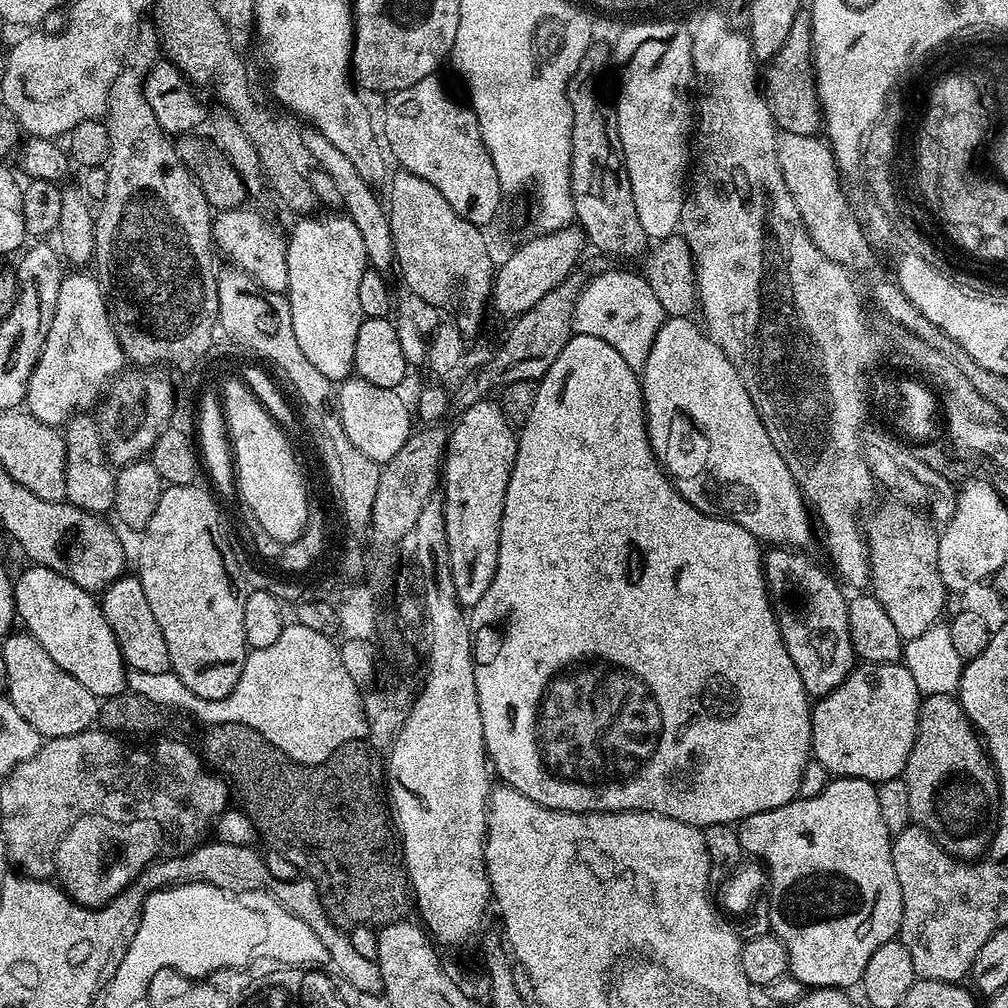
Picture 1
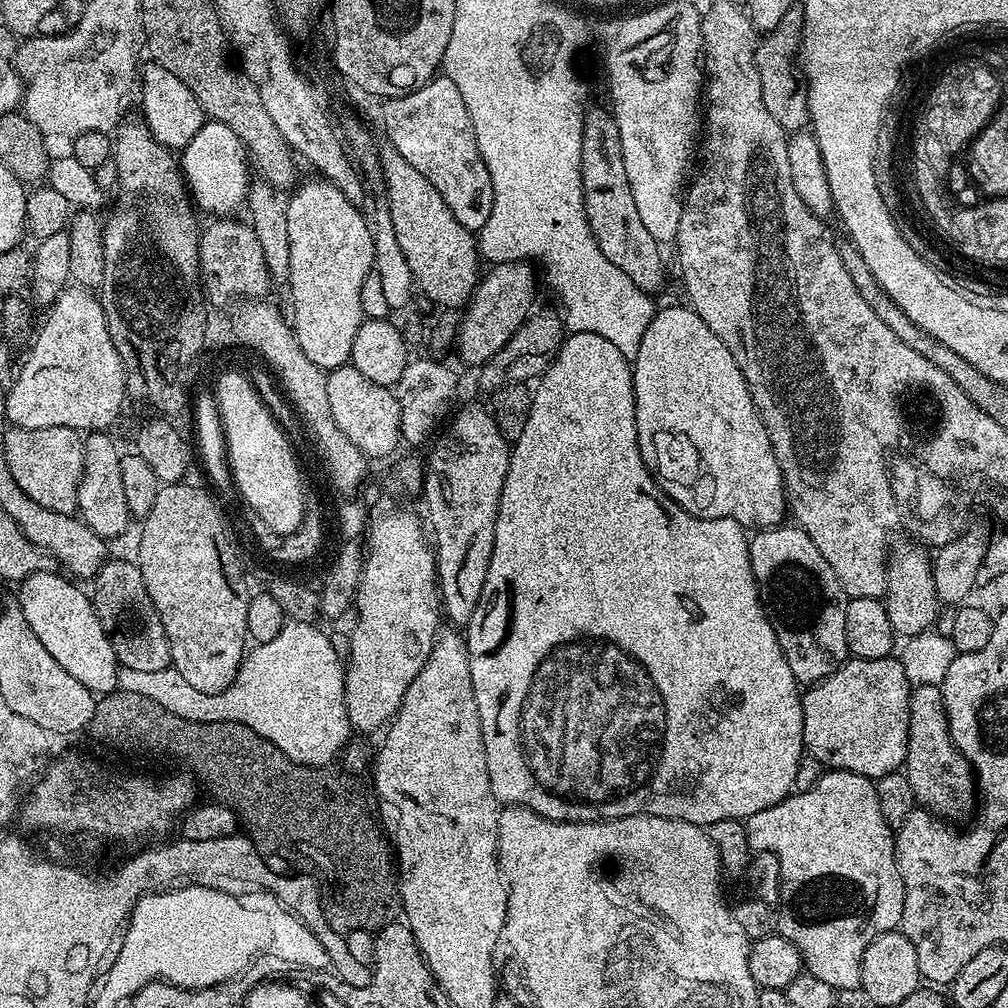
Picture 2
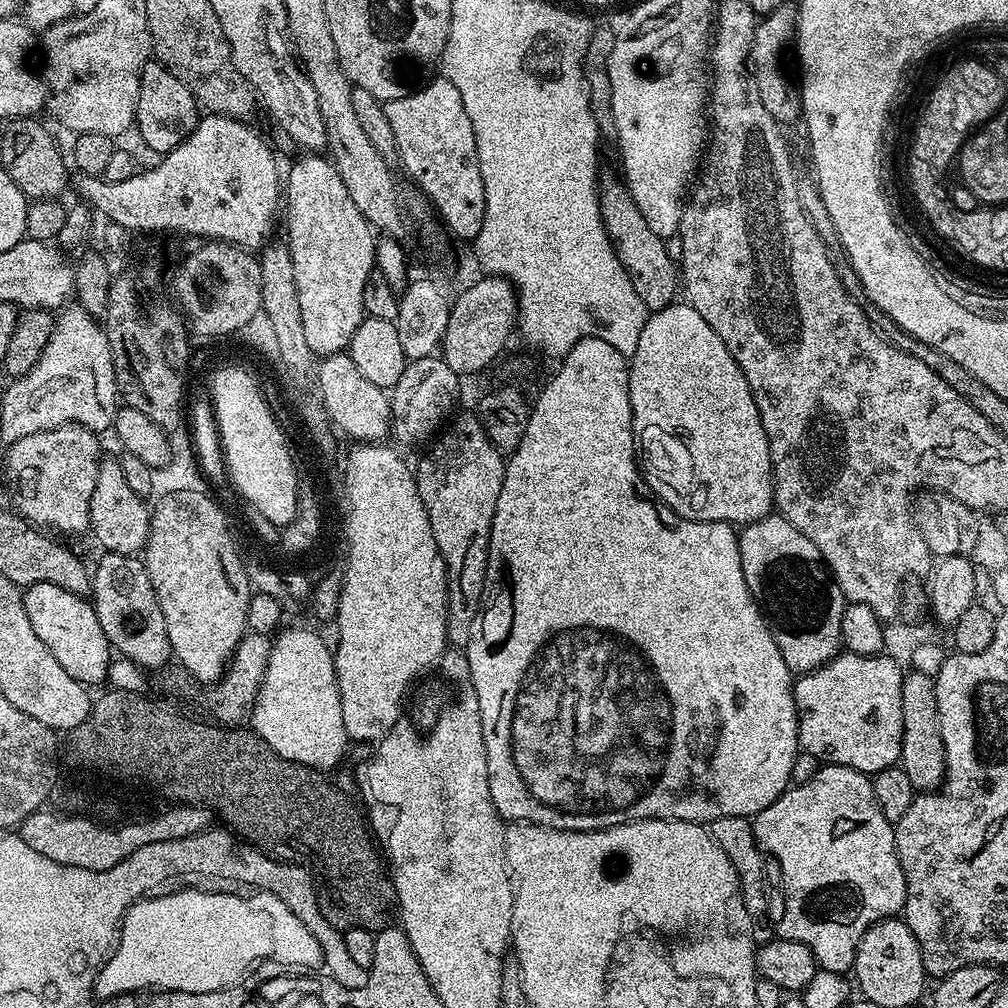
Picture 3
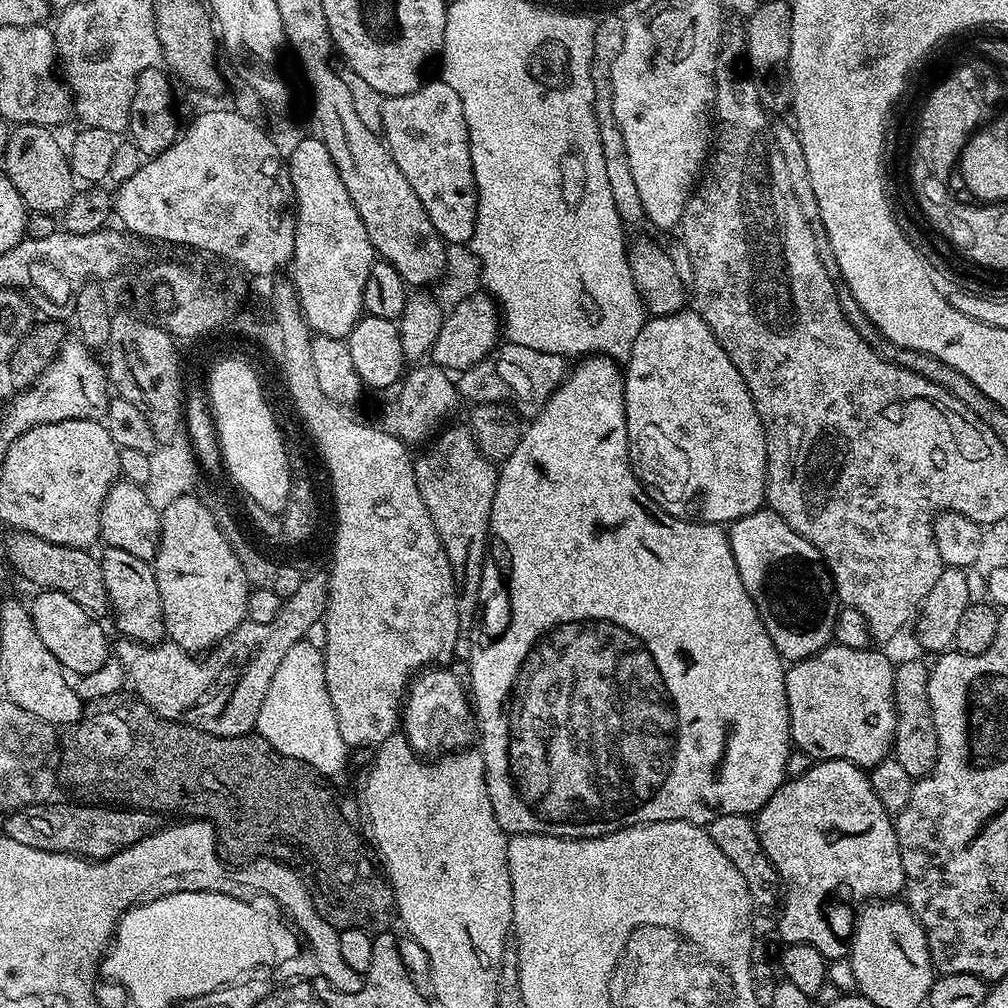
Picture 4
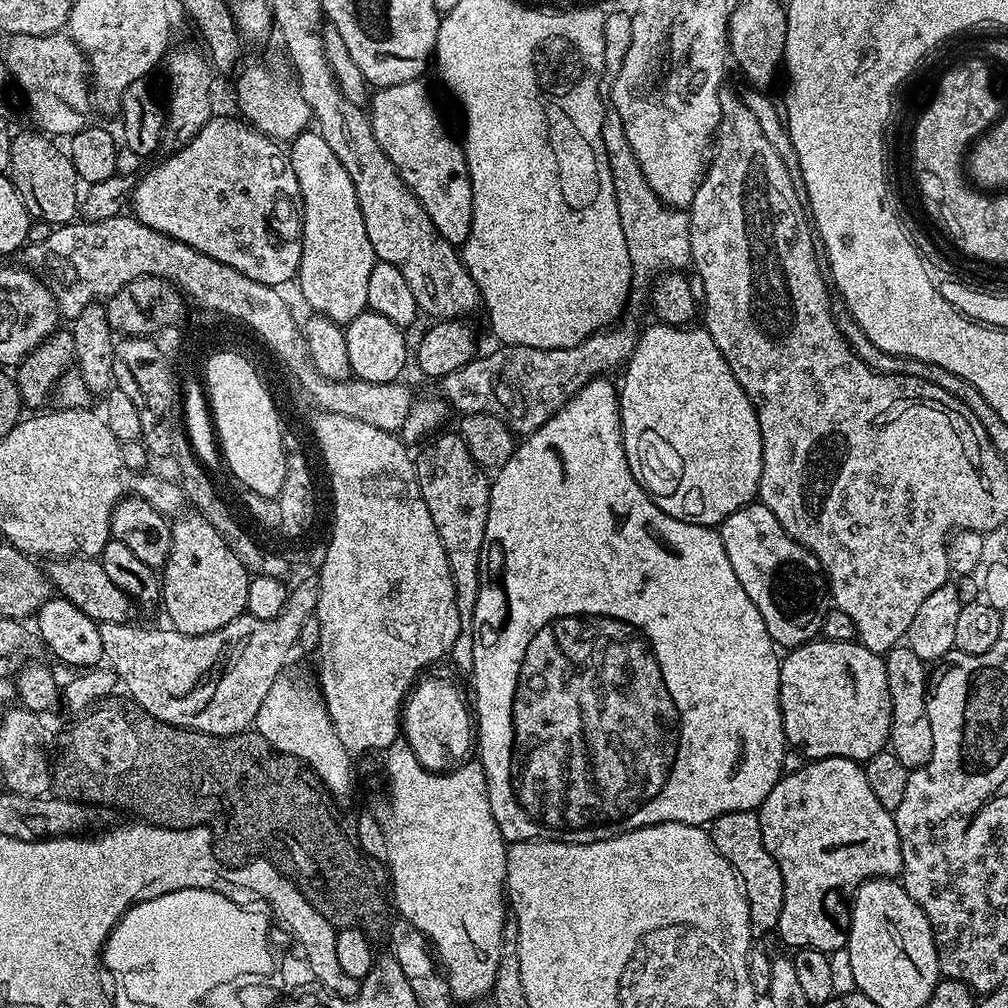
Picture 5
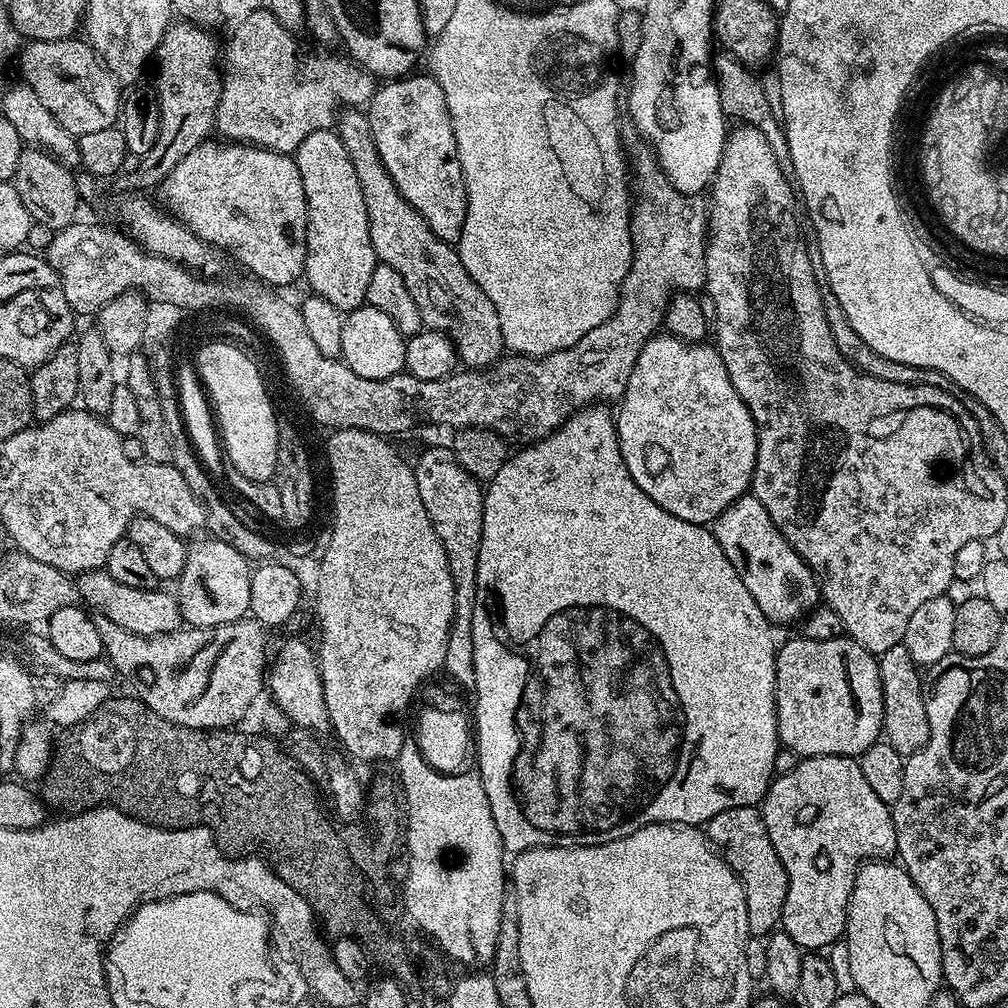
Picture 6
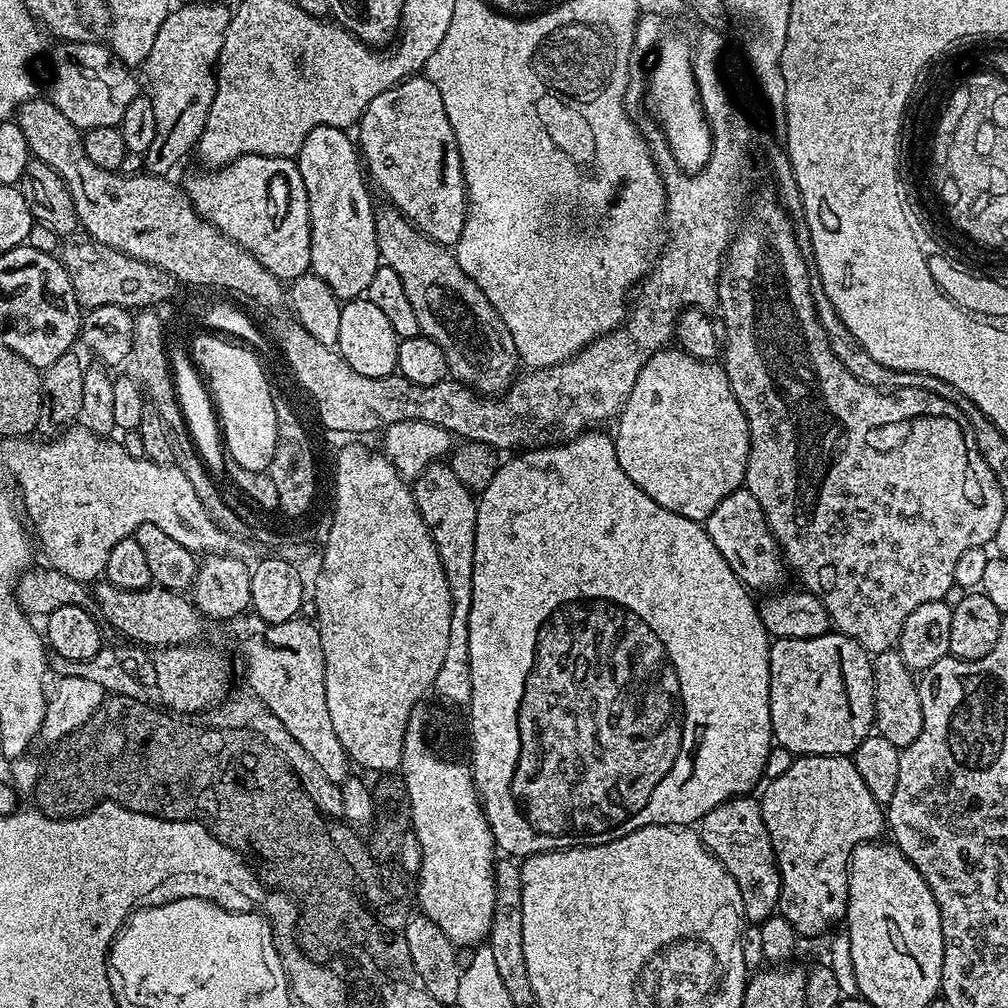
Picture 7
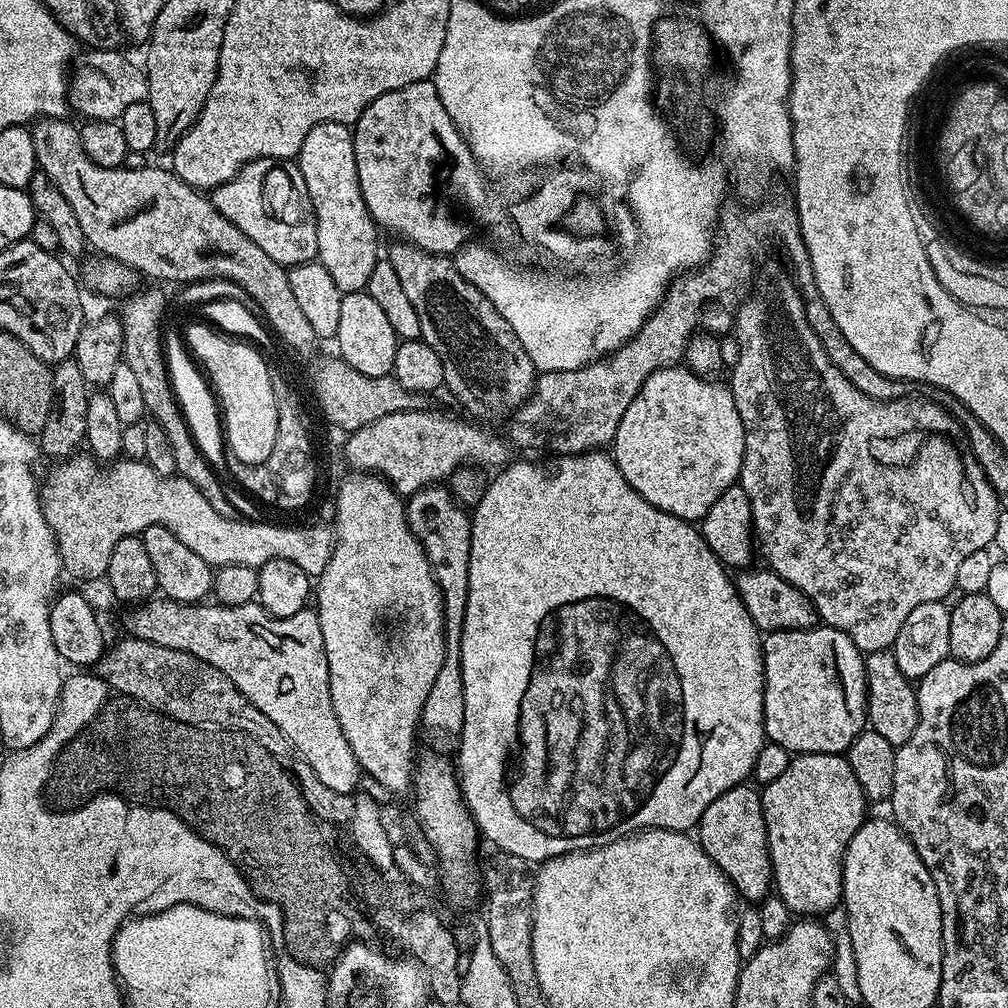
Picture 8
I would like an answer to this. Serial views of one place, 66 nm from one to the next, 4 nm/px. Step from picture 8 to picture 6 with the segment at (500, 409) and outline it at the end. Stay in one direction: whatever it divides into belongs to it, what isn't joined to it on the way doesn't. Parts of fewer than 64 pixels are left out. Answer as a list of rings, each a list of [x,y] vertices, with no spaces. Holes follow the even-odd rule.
[[[348,106],[337,115],[334,131],[339,136],[342,146],[346,146],[346,154],[350,154],[350,162],[354,162],[354,174],[358,174],[358,182],[362,186],[362,198],[366,202],[366,218],[370,222],[370,242],[374,246],[374,254],[379,263],[391,266],[402,274],[402,282],[406,282],[406,290],[414,298],[414,303],[422,314],[424,328],[442,332],[449,336],[456,345],[456,354],[459,363],[468,370],[483,370],[492,367],[497,360],[505,355],[506,349],[502,338],[502,326],[498,322],[498,310],[494,310],[494,302],[482,294],[482,286],[466,274],[466,266],[462,266],[459,251],[453,245],[447,244],[402,198],[398,186],[394,186],[394,178],[386,170],[378,148],[374,146],[374,134],[370,134],[370,122],[363,111]]]

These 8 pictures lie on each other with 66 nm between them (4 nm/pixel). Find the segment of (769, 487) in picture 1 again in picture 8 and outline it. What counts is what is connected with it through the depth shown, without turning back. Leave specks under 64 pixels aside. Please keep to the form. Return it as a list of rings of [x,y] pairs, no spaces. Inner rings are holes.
[[[683,366],[654,370],[654,374],[642,382],[642,390],[638,390],[634,402],[630,402],[626,414],[622,414],[622,422],[618,422],[616,436],[610,445],[618,470],[622,470],[626,482],[639,496],[658,510],[666,510],[689,522],[703,520],[706,510],[722,498],[731,484],[739,481],[742,470],[742,418],[738,418],[731,387],[718,381],[694,374]]]

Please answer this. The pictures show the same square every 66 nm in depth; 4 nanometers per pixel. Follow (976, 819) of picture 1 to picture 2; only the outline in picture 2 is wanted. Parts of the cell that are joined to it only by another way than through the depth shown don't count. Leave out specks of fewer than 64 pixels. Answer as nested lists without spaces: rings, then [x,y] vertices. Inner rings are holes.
[[[918,684],[910,694],[908,719],[908,749],[902,771],[910,778],[917,805],[945,822],[957,822],[971,817],[978,808],[978,785],[974,769],[954,746],[944,709],[944,695],[938,684]]]

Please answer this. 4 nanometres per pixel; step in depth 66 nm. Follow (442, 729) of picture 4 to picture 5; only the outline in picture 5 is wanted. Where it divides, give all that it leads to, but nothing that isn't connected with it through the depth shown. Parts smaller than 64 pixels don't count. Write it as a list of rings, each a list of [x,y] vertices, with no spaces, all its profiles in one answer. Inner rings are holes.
[[[423,677],[411,689],[402,708],[402,736],[414,751],[424,769],[432,772],[451,771],[465,761],[474,744],[474,724],[471,711],[455,686],[444,678]]]

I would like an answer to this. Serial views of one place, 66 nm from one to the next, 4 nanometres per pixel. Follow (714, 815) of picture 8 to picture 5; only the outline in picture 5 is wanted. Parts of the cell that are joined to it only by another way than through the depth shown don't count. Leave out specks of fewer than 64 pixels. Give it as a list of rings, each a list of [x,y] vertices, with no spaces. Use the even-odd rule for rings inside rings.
[[[755,811],[722,814],[712,821],[710,835],[722,858],[730,862],[730,866],[740,875],[740,881],[744,883],[744,893],[750,906],[750,926],[753,937],[760,938],[767,932],[775,933],[780,927],[782,918],[784,879],[782,870],[778,870],[778,862],[770,854],[770,850],[766,850],[766,842],[762,842],[759,815]]]

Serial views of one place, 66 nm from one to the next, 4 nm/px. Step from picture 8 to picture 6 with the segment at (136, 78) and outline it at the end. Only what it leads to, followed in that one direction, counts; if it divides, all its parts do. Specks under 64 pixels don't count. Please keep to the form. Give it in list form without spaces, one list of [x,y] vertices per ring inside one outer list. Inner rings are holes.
[[[87,39],[28,40],[18,53],[19,60],[19,79],[38,94],[46,110],[50,110],[72,136],[78,138],[82,134],[106,130],[121,119],[122,85]]]

